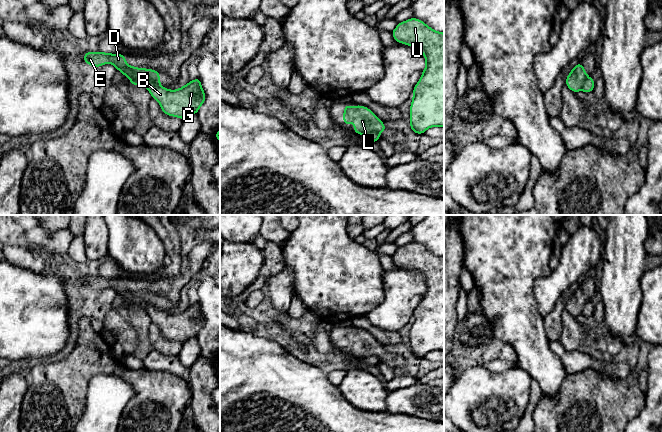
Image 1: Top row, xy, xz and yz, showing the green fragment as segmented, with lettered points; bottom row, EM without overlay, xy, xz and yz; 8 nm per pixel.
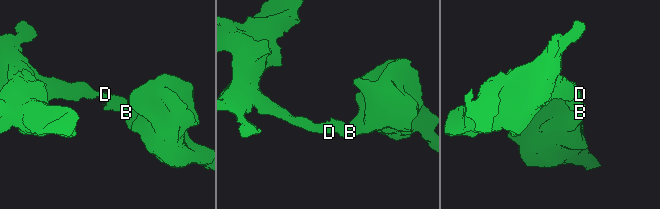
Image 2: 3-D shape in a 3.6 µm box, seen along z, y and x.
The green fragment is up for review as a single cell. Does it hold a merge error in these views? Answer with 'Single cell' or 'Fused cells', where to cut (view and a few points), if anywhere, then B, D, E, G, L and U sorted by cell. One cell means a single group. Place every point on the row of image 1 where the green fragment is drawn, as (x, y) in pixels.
Fused cells. Split along xy (145, 84), (154, 82), (158, 85). Groups: B G U / D E L

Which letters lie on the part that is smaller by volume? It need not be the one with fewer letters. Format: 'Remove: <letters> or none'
Remove: D, E, L

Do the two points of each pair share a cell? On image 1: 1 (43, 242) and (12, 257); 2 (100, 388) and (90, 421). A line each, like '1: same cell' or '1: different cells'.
1: same cell
2: same cell

